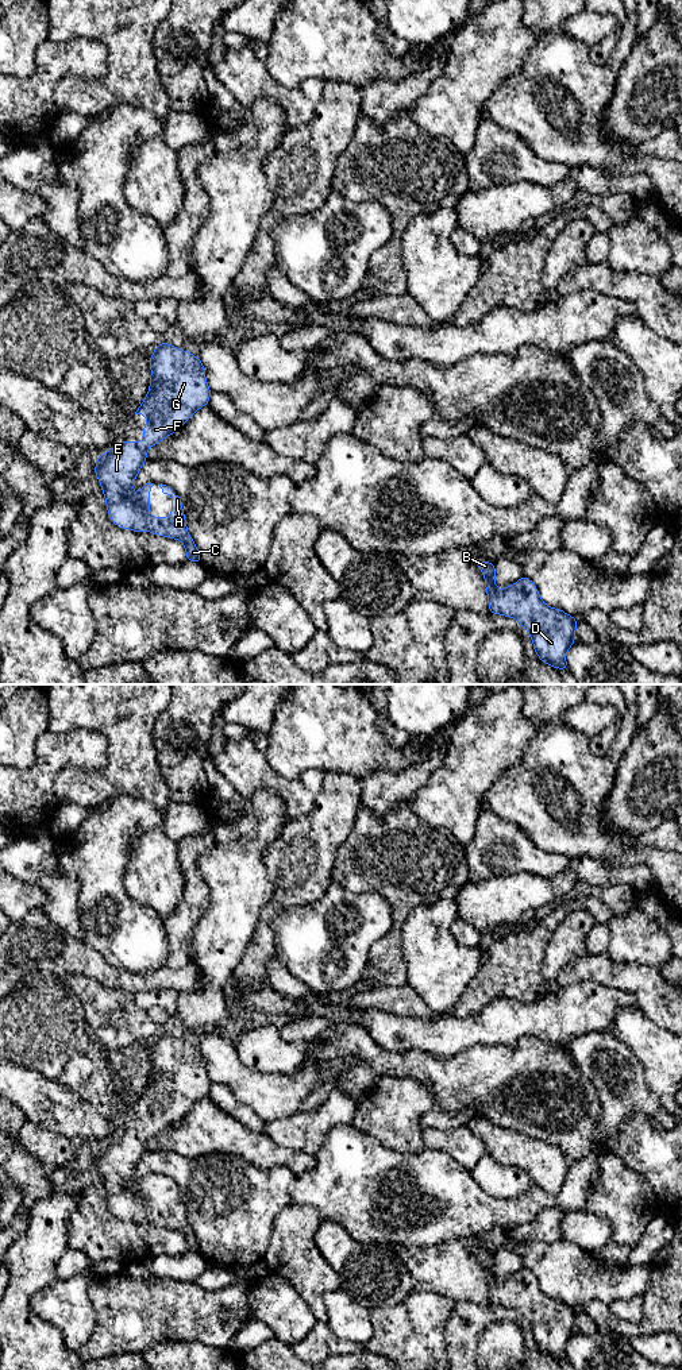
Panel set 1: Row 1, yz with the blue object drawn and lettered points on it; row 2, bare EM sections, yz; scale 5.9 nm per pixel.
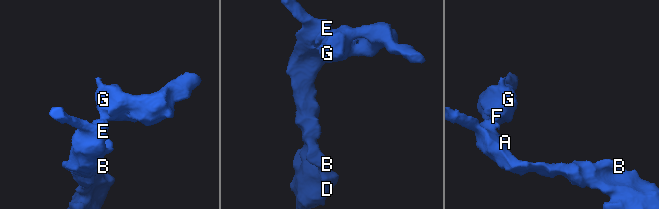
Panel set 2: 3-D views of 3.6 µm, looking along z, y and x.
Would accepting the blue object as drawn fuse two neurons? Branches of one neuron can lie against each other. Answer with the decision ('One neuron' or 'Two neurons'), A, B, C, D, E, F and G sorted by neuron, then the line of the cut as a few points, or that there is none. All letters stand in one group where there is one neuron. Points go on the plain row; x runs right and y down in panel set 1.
One neuron. Groups: A B C D E F G. No split

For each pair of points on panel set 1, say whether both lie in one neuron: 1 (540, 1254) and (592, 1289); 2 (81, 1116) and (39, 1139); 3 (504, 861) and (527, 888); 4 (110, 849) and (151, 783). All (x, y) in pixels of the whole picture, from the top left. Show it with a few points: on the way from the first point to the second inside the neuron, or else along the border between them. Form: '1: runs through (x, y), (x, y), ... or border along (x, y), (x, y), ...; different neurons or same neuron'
1: runs through (553, 1264), (580, 1278); same neuron
2: border along (24, 1119), (50, 1131), (64, 1134), (76, 1142); different neurons
3: border along (544, 876), (516, 872), (493, 875), (482, 882); different neurons
4: border along (116, 794), (143, 798), (164, 814); different neurons

